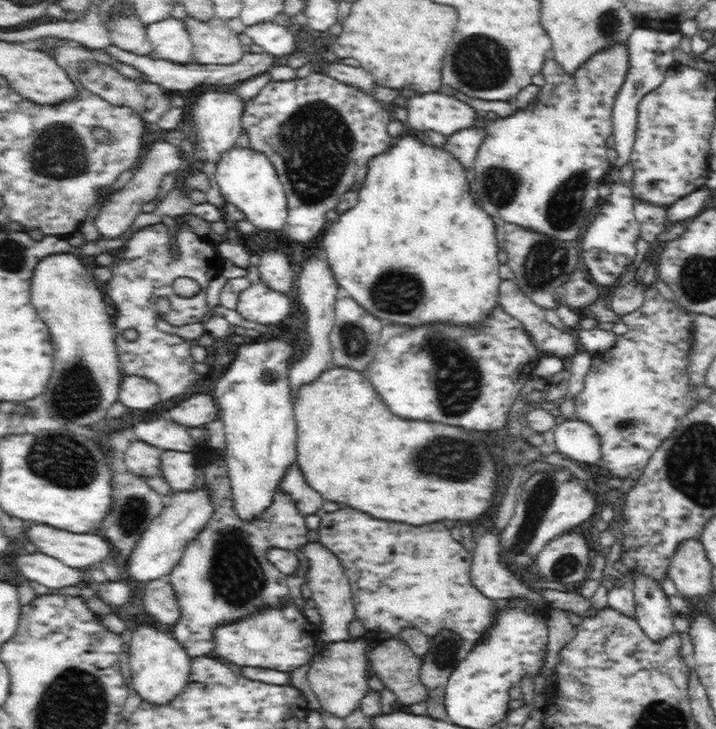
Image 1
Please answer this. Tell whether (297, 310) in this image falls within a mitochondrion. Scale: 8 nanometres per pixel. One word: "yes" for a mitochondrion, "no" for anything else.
no

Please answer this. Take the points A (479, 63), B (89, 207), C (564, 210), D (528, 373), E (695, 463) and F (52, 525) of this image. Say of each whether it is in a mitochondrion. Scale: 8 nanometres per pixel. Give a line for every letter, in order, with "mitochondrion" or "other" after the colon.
A: mitochondrion
B: other
C: mitochondrion
D: other
E: mitochondrion
F: other

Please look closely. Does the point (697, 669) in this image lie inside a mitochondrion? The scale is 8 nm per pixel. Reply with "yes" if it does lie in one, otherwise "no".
no

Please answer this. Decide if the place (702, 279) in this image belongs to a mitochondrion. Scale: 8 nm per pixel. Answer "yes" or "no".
yes

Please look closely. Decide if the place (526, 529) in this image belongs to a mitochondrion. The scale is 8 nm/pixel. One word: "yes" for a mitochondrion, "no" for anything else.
yes

